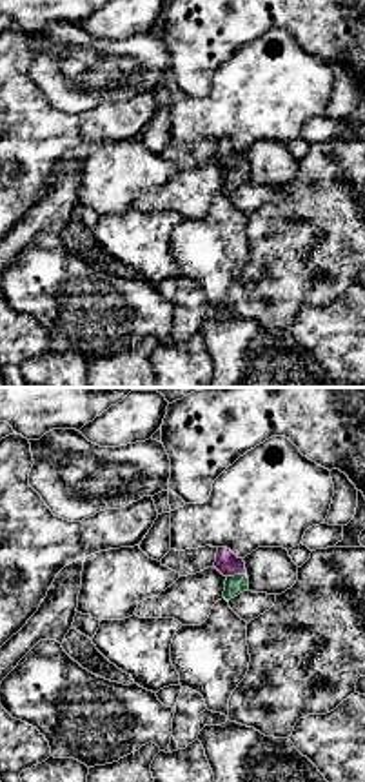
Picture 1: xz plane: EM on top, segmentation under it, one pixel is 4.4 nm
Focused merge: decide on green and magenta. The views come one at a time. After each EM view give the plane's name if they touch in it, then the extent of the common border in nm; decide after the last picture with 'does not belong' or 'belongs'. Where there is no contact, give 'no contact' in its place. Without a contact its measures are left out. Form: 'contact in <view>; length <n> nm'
contact in xz; length 80 nm

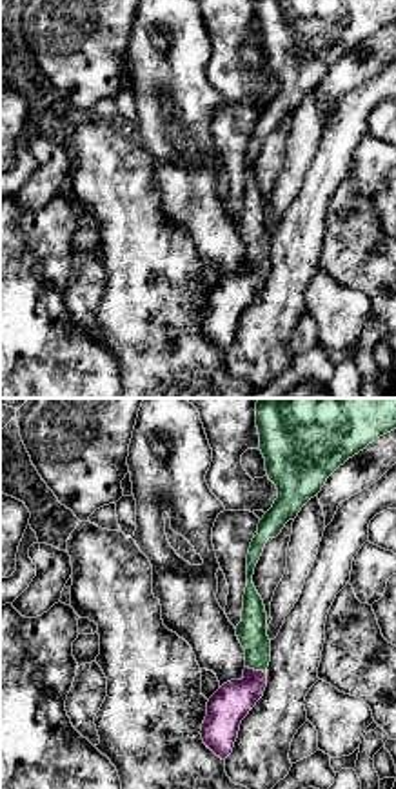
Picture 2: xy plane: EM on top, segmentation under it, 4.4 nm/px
contact in xy; length 100 nm

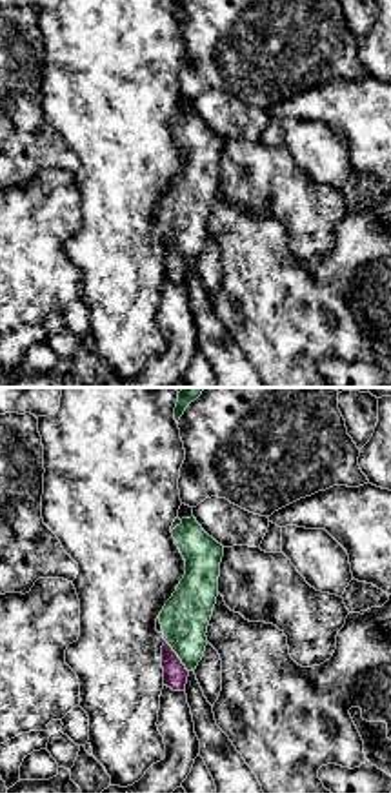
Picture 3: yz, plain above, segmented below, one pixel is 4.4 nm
contact in yz; length 170 nm

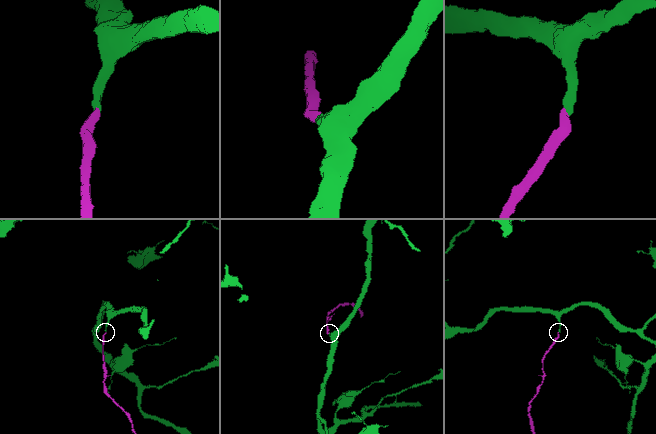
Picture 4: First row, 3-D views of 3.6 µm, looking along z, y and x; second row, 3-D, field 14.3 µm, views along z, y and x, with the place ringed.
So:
belongs

